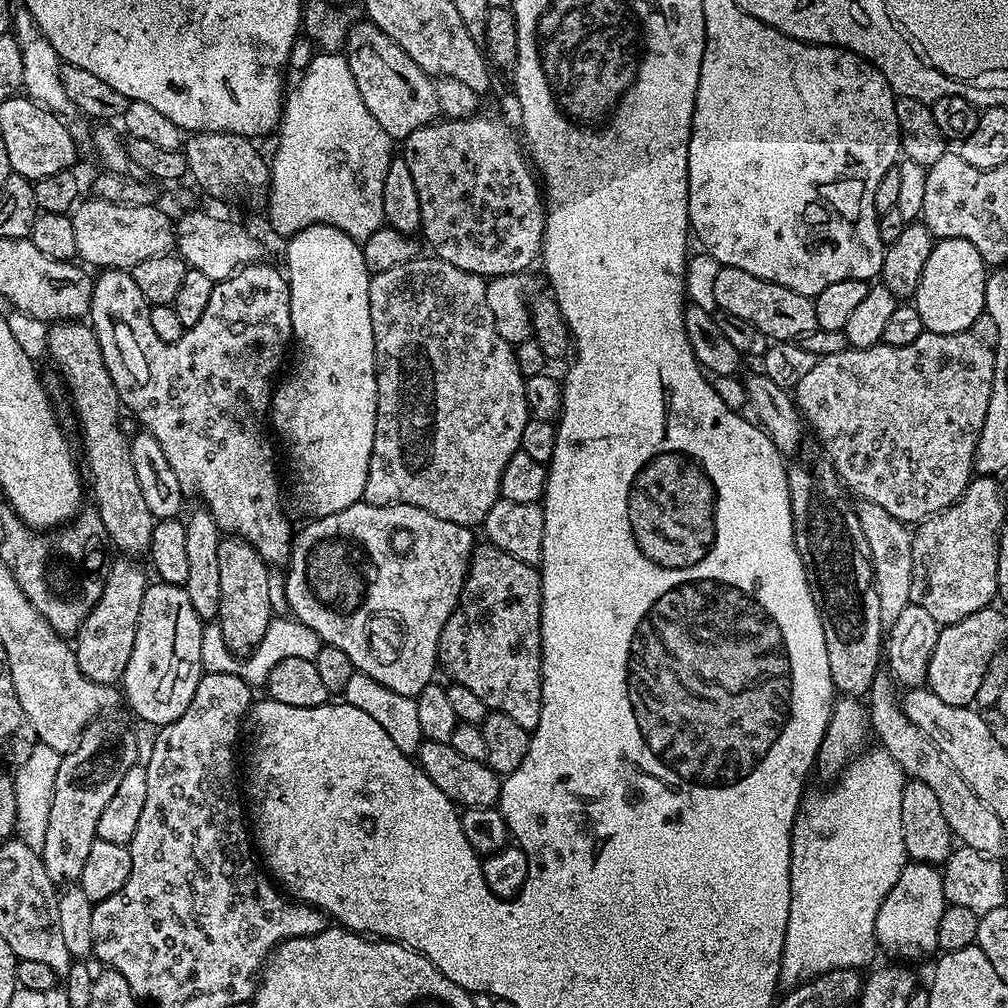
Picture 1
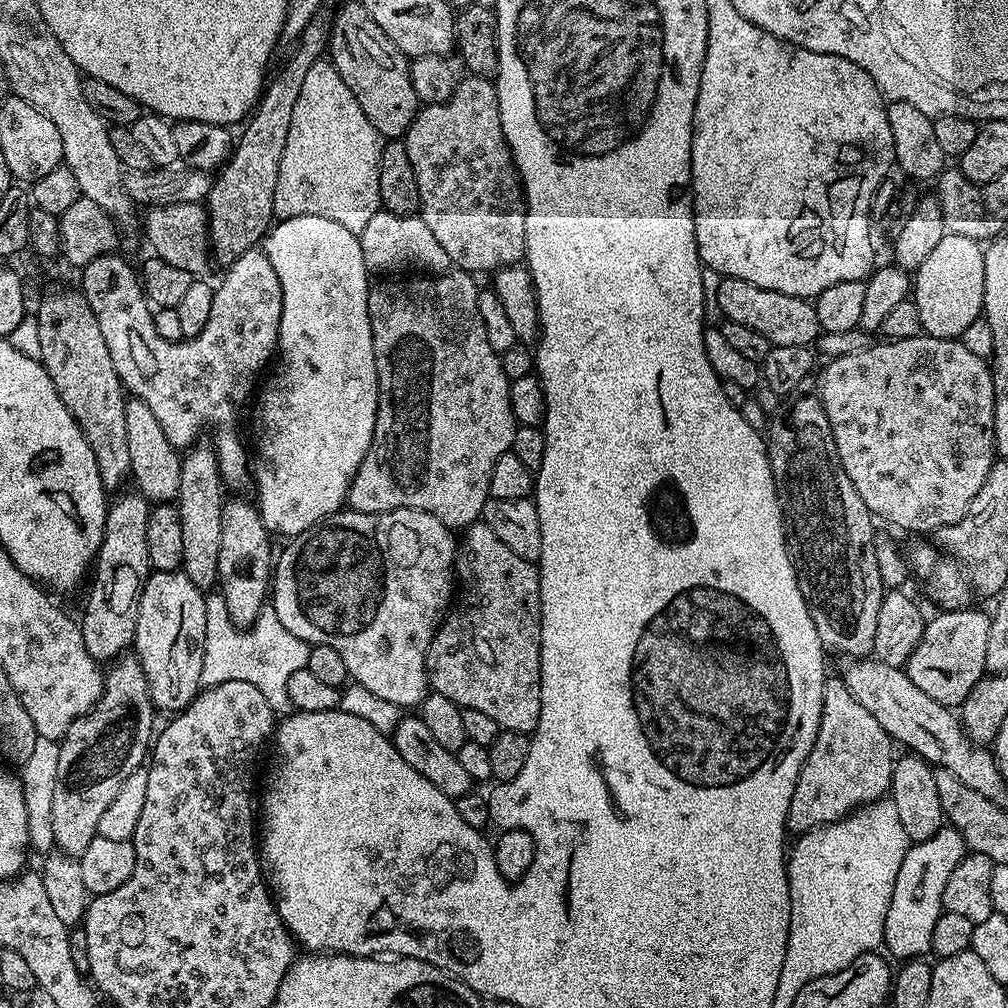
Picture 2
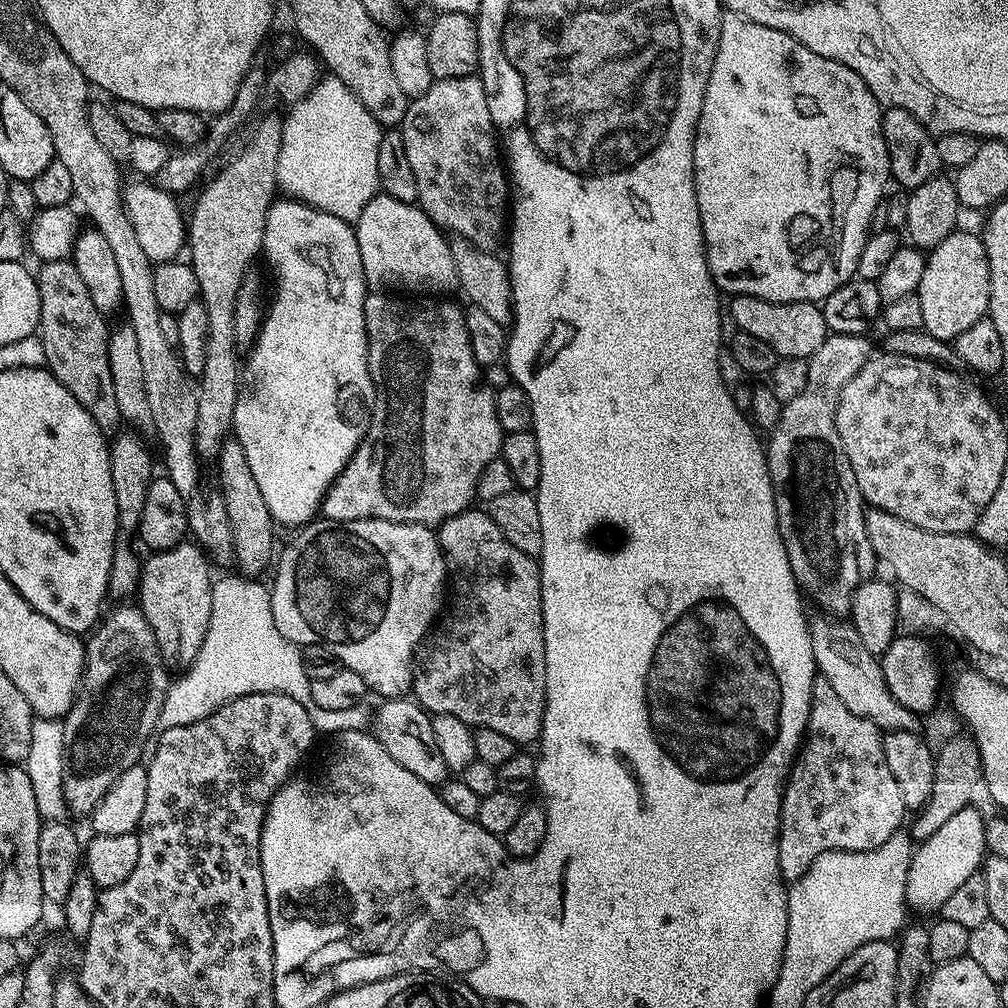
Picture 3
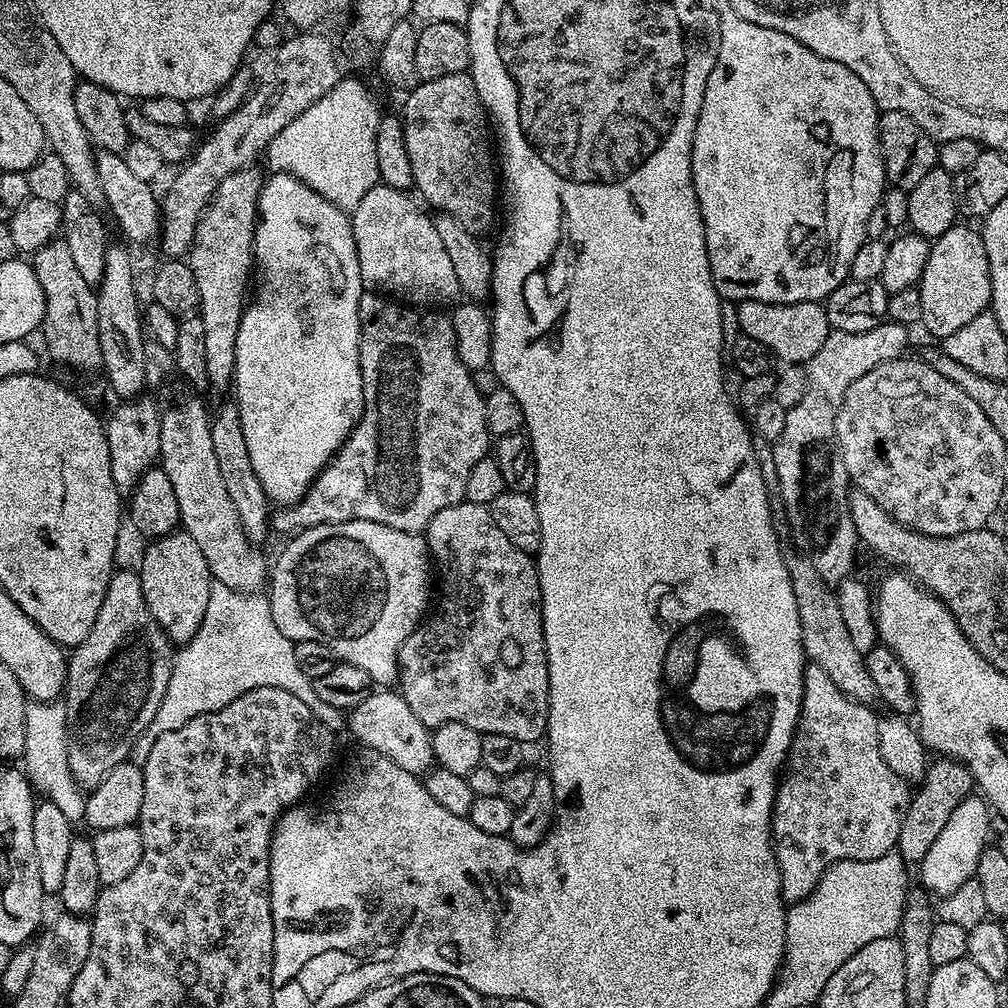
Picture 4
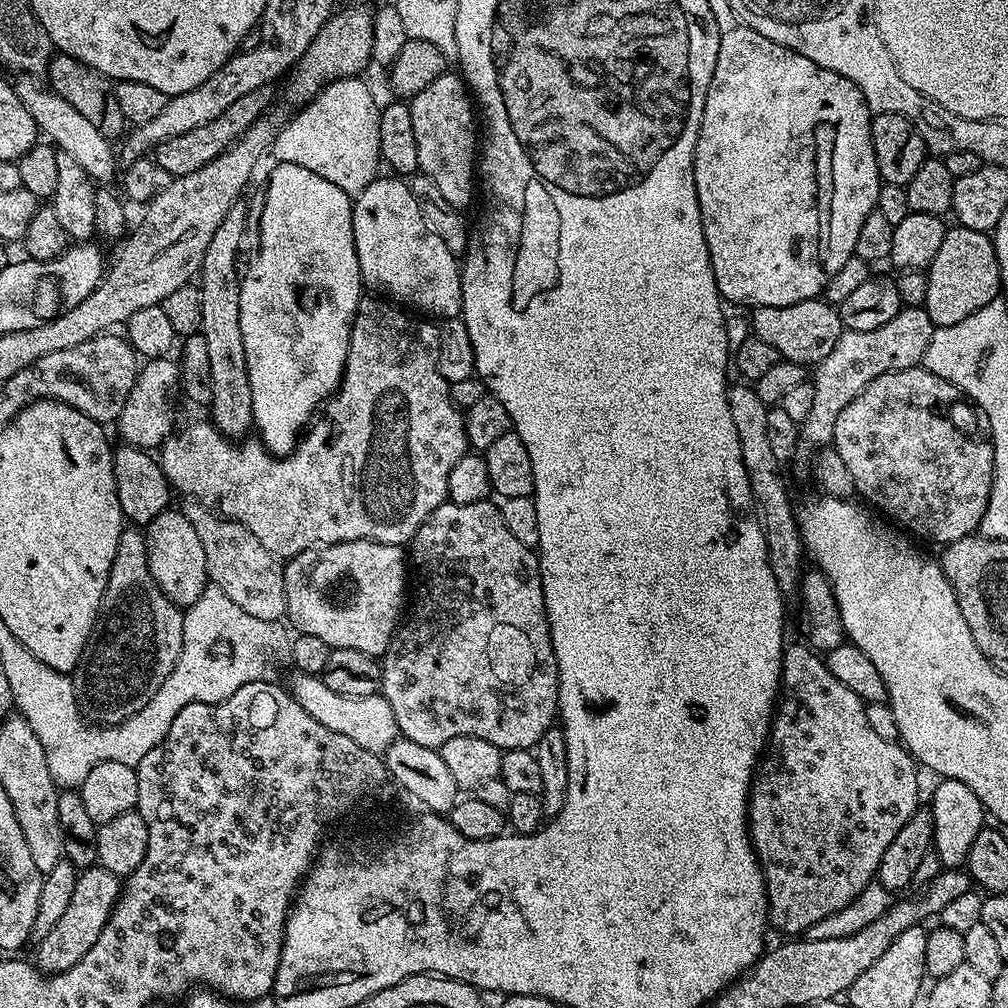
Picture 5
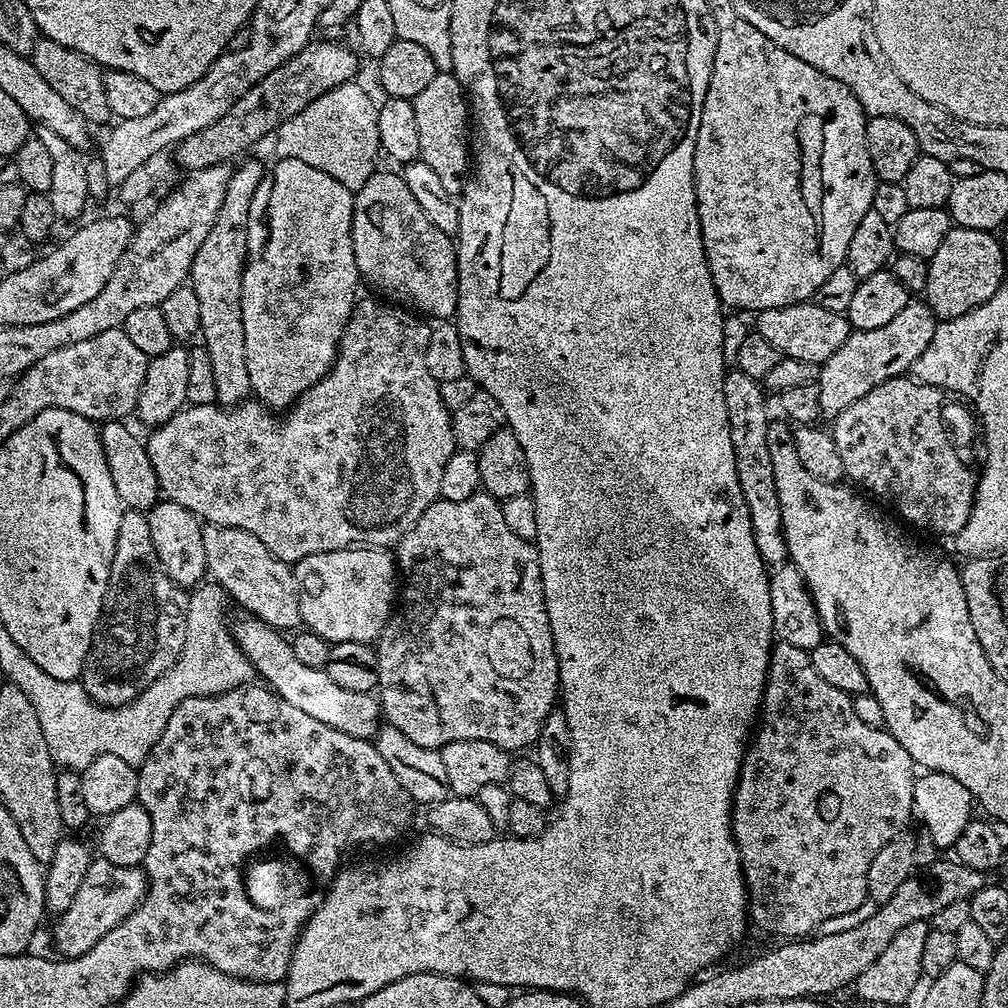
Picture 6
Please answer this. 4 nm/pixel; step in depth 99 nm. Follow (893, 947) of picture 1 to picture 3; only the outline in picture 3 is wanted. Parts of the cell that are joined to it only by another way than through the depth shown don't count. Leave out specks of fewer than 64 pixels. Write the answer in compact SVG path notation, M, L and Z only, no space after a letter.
M976 806L958 810L934 834L919 841L918 847L913 851L904 886L904 898L907 907L911 911L913 908L916 912L939 913L940 907L946 902L946 898L950 898L950 894L966 878L970 878L981 871L985 856L984 833L979 810L976 809Z

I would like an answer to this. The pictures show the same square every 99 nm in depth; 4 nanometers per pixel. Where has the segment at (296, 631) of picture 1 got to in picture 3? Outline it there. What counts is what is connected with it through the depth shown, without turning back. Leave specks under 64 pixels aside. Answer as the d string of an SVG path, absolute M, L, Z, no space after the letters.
M228 576L212 585L210 622L198 654L187 667L188 674L164 693L160 711L161 729L190 726L209 716L215 708L251 692L269 692L311 705L309 678L302 670L300 648L274 626L272 594L267 583Z

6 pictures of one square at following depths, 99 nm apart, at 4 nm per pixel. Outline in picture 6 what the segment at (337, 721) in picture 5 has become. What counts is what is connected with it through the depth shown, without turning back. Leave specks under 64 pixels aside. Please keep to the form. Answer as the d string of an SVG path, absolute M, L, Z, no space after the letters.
M257 618L246 619L237 622L234 641L252 663L255 675L267 687L286 698L290 706L298 706L298 710L310 714L310 718L318 718L318 722L326 722L326 726L334 726L334 730L342 730L344 734L363 740L375 737L382 720L382 709L375 695L345 690L338 686L338 682L332 681L330 674L326 674L322 668L302 666L302 662L294 658L289 637L283 631Z

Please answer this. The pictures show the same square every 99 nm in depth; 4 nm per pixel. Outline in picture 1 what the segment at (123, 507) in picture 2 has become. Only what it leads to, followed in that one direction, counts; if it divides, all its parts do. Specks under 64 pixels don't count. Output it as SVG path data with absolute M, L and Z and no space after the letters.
M116 559L108 565L102 598L98 598L94 610L90 610L86 622L82 622L74 634L74 647L82 674L99 684L113 686L119 685L124 679L126 662L130 662L130 650L134 650L134 634L138 630L138 614L142 610L144 589L150 583L149 573L146 568L144 573L139 559Z

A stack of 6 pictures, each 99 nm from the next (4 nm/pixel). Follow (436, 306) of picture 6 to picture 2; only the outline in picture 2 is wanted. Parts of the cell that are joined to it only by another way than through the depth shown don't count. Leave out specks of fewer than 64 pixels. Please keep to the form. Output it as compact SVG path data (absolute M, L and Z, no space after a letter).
M378 211L370 222L366 222L366 230L359 232L362 258L366 262L369 273L380 275L380 278L392 278L397 274L439 274L447 272L450 261L446 250L434 238L430 226L419 214L399 216L393 212Z

